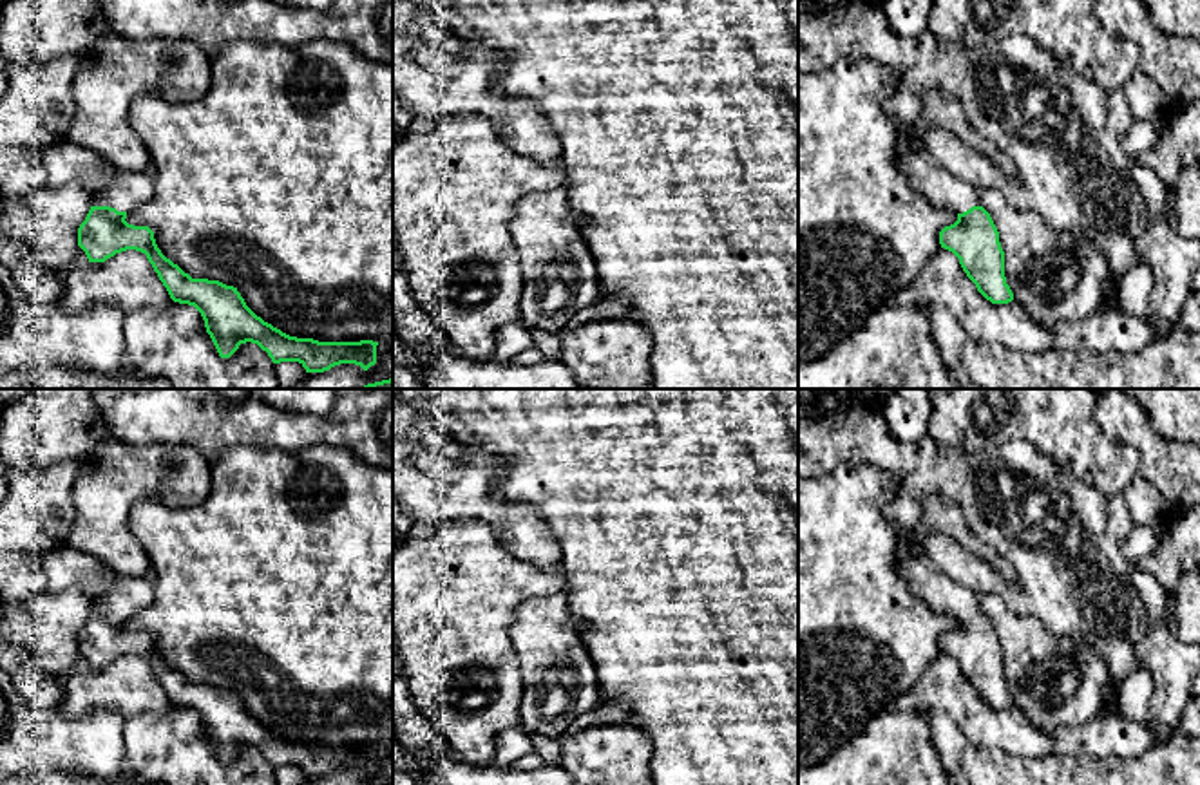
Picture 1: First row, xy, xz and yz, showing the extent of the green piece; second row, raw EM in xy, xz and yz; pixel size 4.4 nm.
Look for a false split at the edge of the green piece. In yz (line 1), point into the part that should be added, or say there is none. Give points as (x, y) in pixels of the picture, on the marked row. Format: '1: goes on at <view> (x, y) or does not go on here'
1: goes on at yz (929, 178)

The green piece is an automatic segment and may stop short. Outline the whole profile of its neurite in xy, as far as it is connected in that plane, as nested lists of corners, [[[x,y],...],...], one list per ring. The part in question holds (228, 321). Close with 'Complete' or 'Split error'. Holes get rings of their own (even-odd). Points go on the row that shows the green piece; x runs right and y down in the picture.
[[[63,139],[36,154],[45,168],[45,183],[69,181],[96,184],[90,210],[78,228],[78,246],[89,262],[105,262],[116,253],[136,250],[147,255],[170,298],[194,306],[221,358],[230,358],[241,344],[257,344],[273,364],[299,362],[306,373],[324,373],[340,364],[367,371],[376,364],[373,340],[319,342],[282,333],[257,317],[237,288],[219,280],[192,279],[167,259],[148,226],[129,224],[127,213],[152,199],[152,168],[130,172],[109,163],[98,152]]]. Split error

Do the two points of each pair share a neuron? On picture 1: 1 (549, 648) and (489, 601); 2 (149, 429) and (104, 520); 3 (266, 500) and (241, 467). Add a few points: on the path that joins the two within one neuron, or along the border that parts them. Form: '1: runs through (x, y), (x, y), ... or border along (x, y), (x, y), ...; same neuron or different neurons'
1: border along (534, 599), (516, 610), (509, 628), (520, 662); different neurons
2: border along (111, 433), (122, 442), (134, 445), (181, 445); different neurons
3: runs through (259, 492), (241, 474); same neuron

